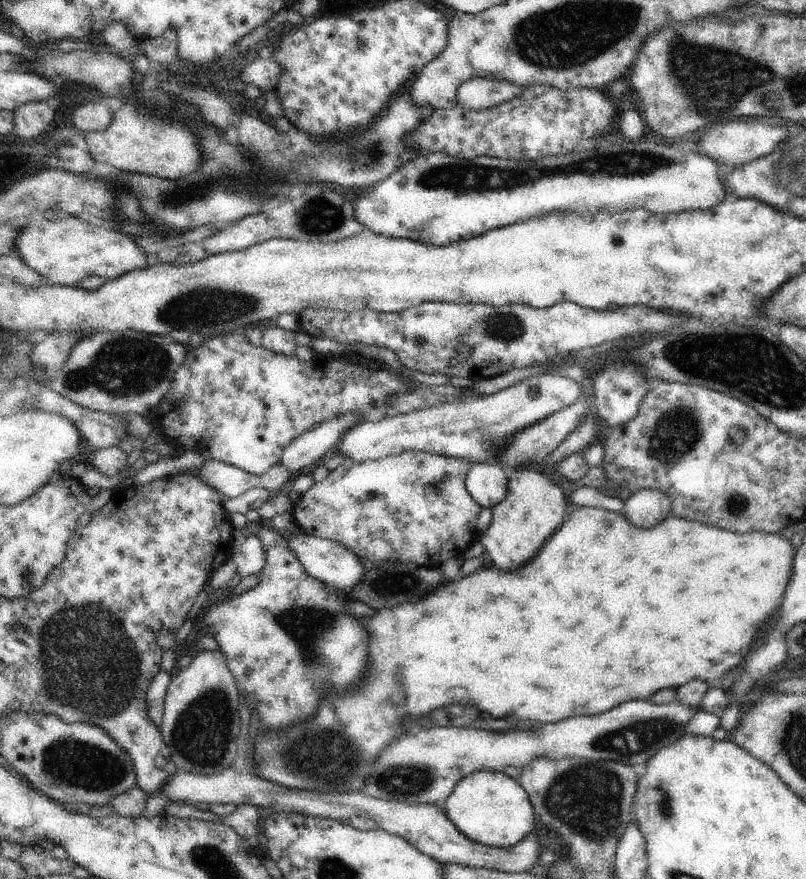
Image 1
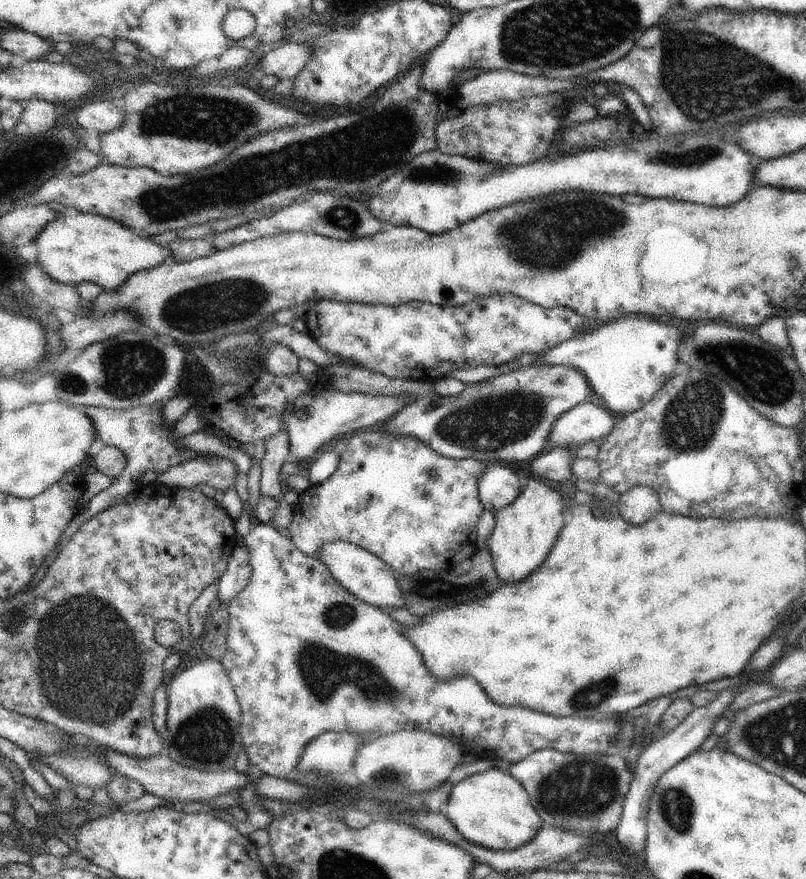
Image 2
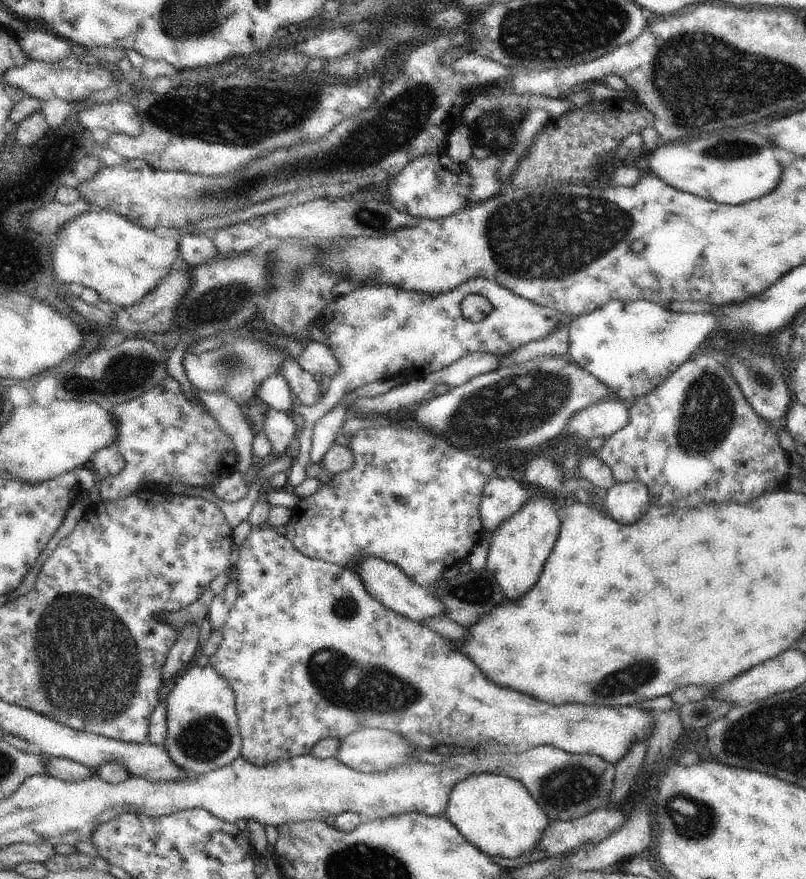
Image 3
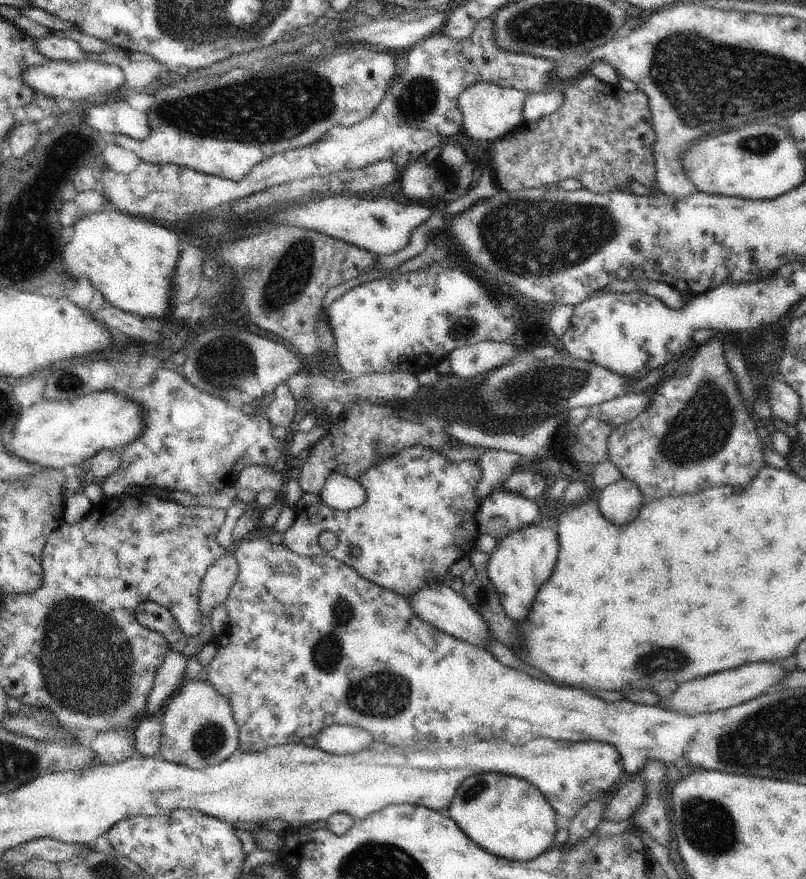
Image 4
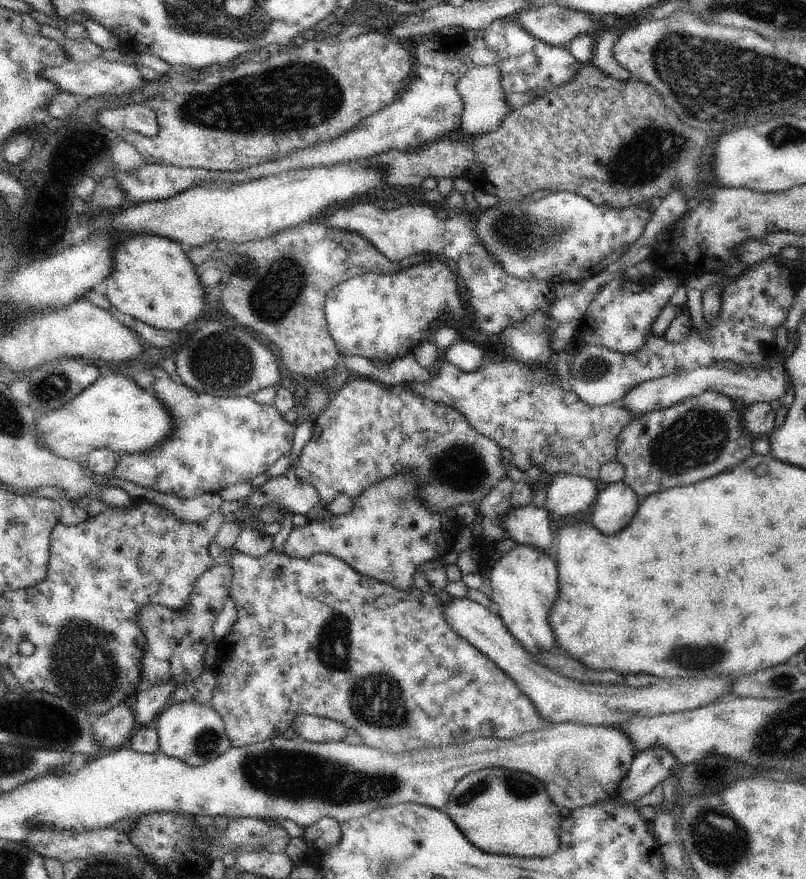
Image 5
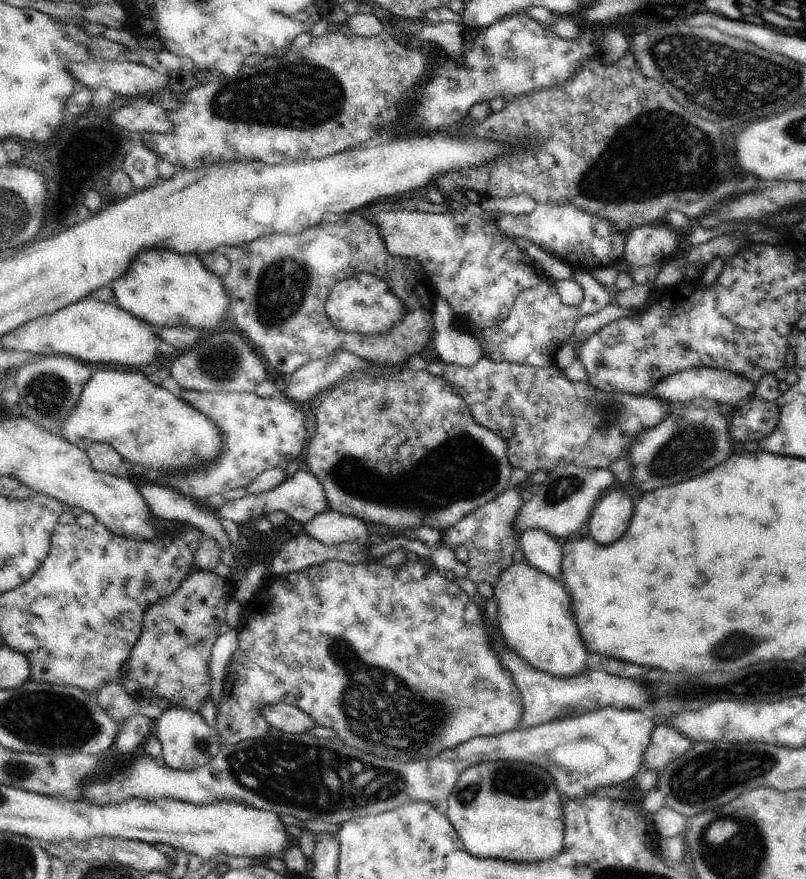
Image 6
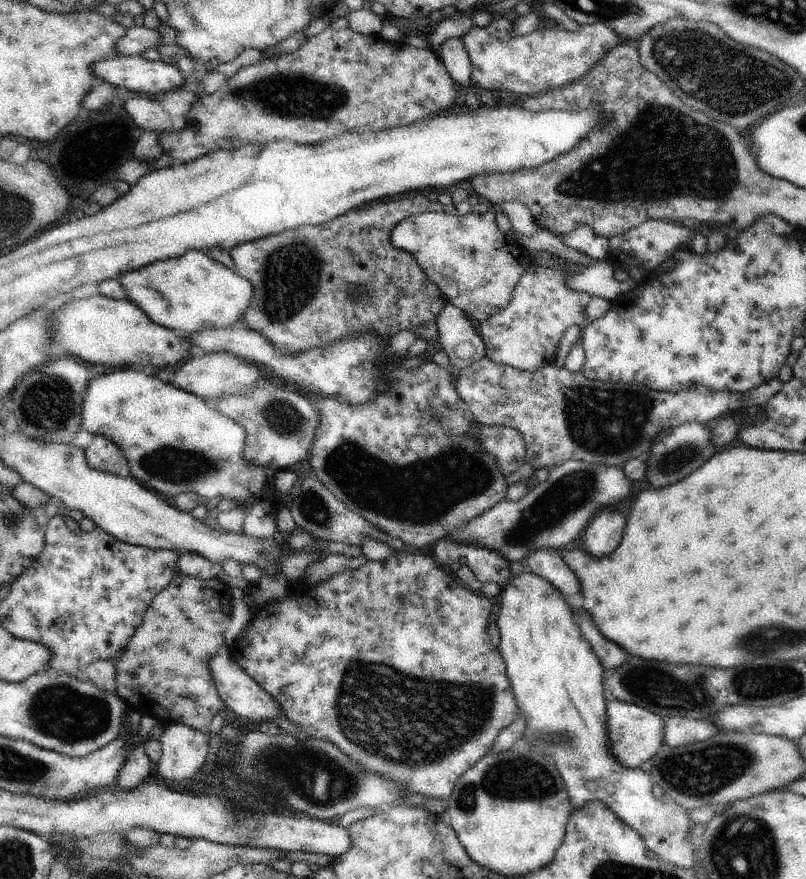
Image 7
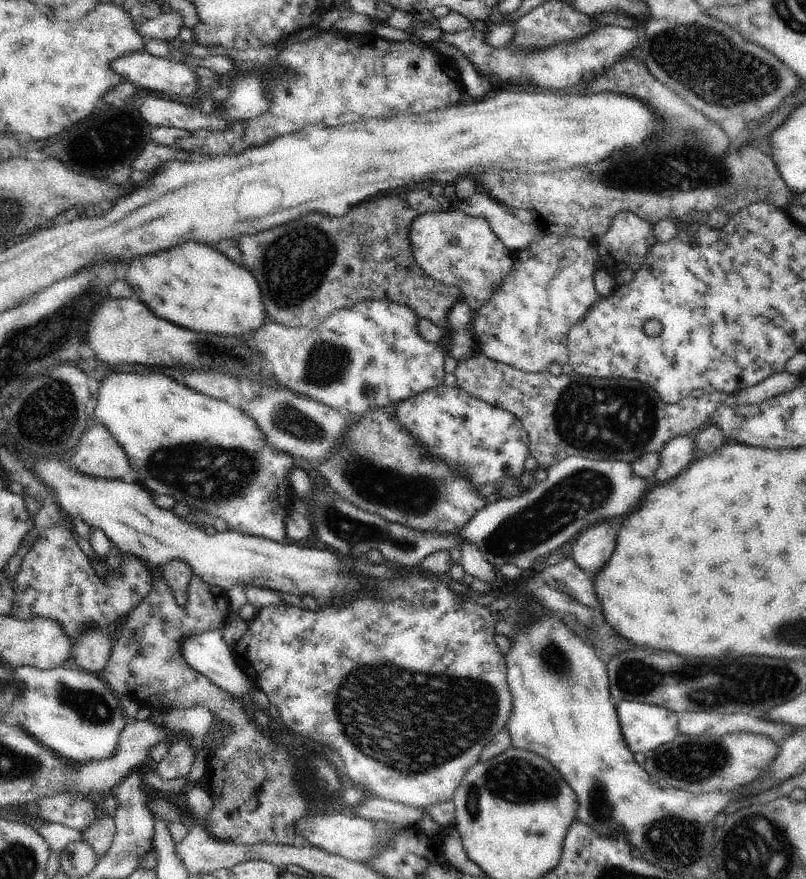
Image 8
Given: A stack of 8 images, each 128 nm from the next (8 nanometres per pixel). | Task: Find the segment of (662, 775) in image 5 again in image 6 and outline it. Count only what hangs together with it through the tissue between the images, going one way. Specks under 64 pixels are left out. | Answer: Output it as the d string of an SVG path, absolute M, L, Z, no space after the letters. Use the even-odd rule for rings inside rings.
M659 726L653 730L650 744L646 747L642 757L644 768L650 772L660 774L668 764L680 758L694 745L681 732L674 731L667 726Z

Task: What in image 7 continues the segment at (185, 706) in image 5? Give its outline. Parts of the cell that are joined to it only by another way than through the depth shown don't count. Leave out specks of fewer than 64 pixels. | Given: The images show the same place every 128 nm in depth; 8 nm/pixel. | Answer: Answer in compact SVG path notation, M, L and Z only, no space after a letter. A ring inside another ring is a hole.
M170 722L158 740L162 752L158 772L172 782L182 782L202 772L210 754L210 738L207 733L182 723Z

